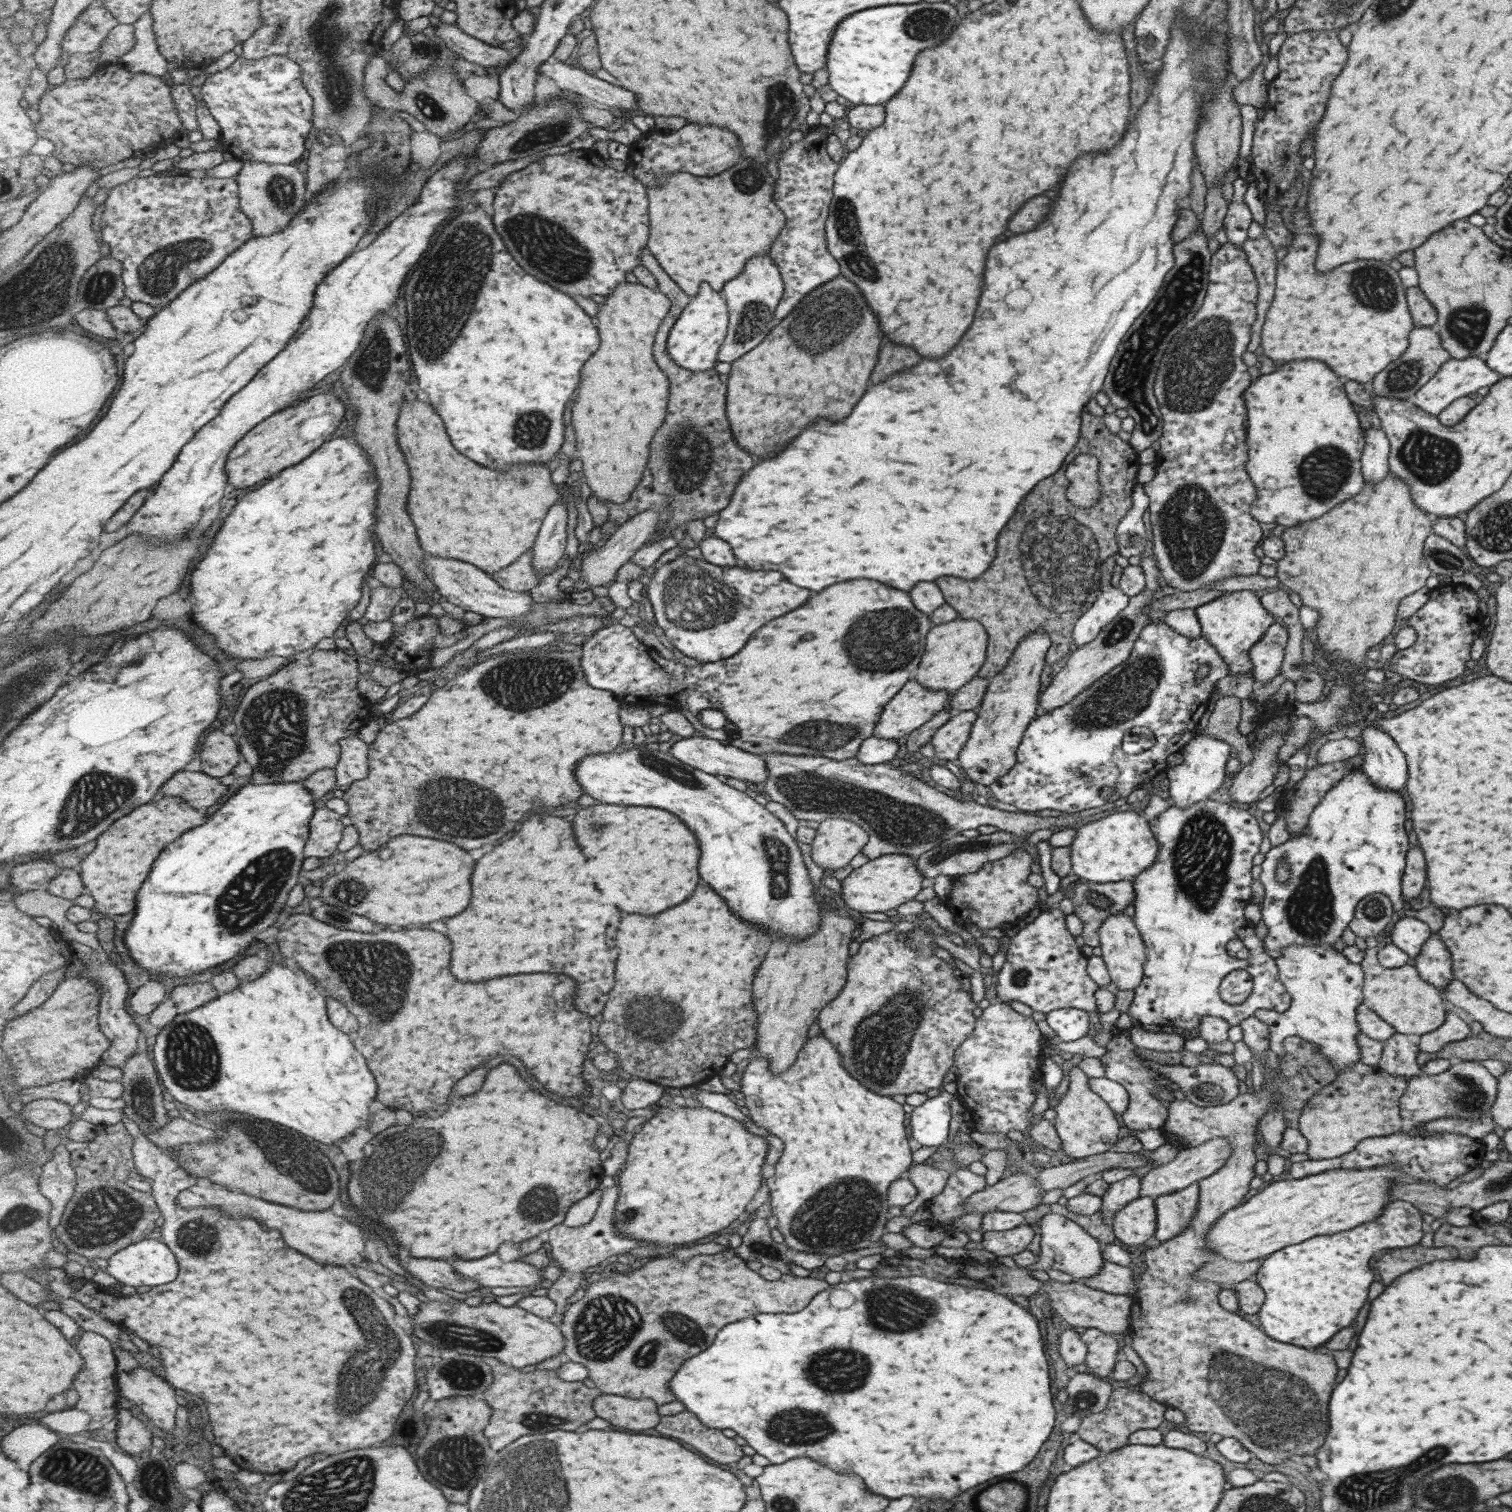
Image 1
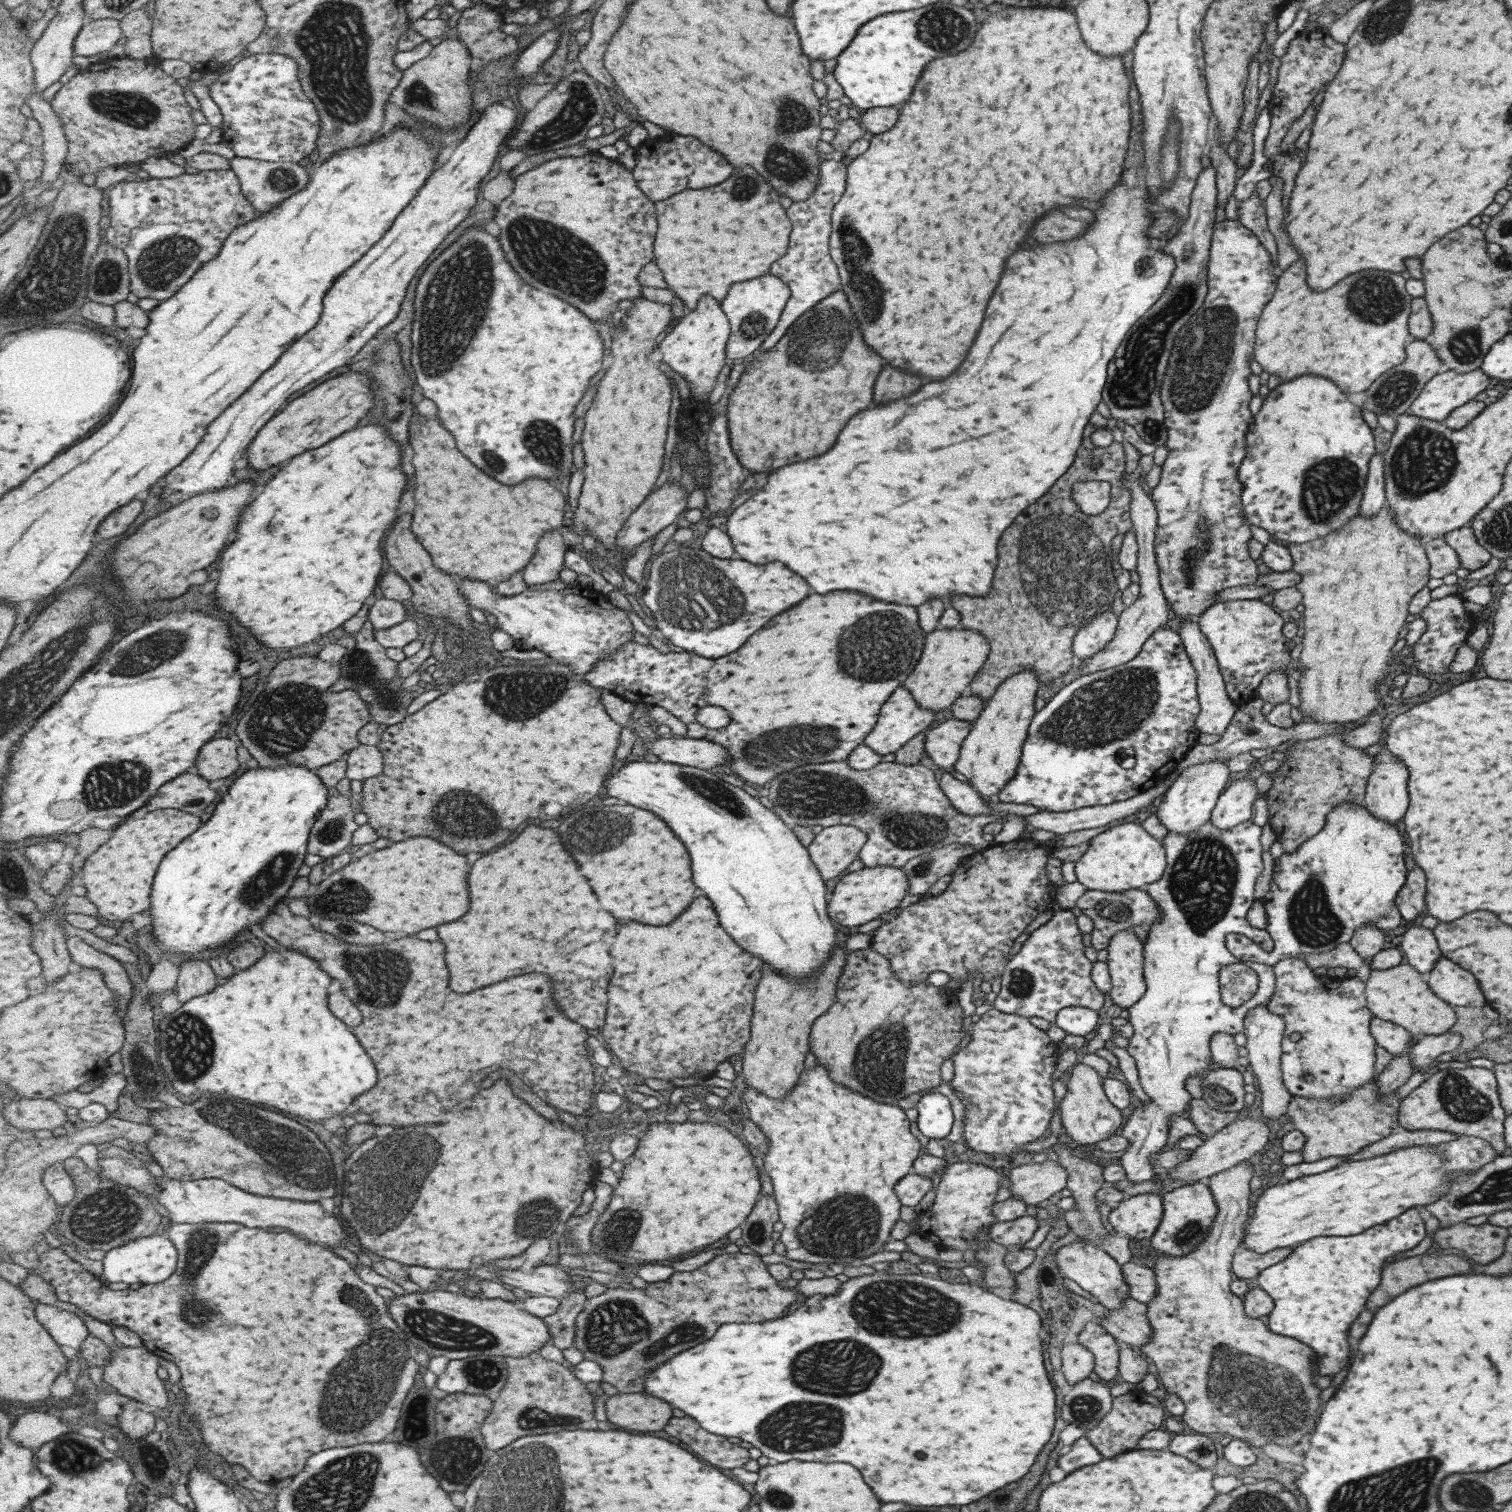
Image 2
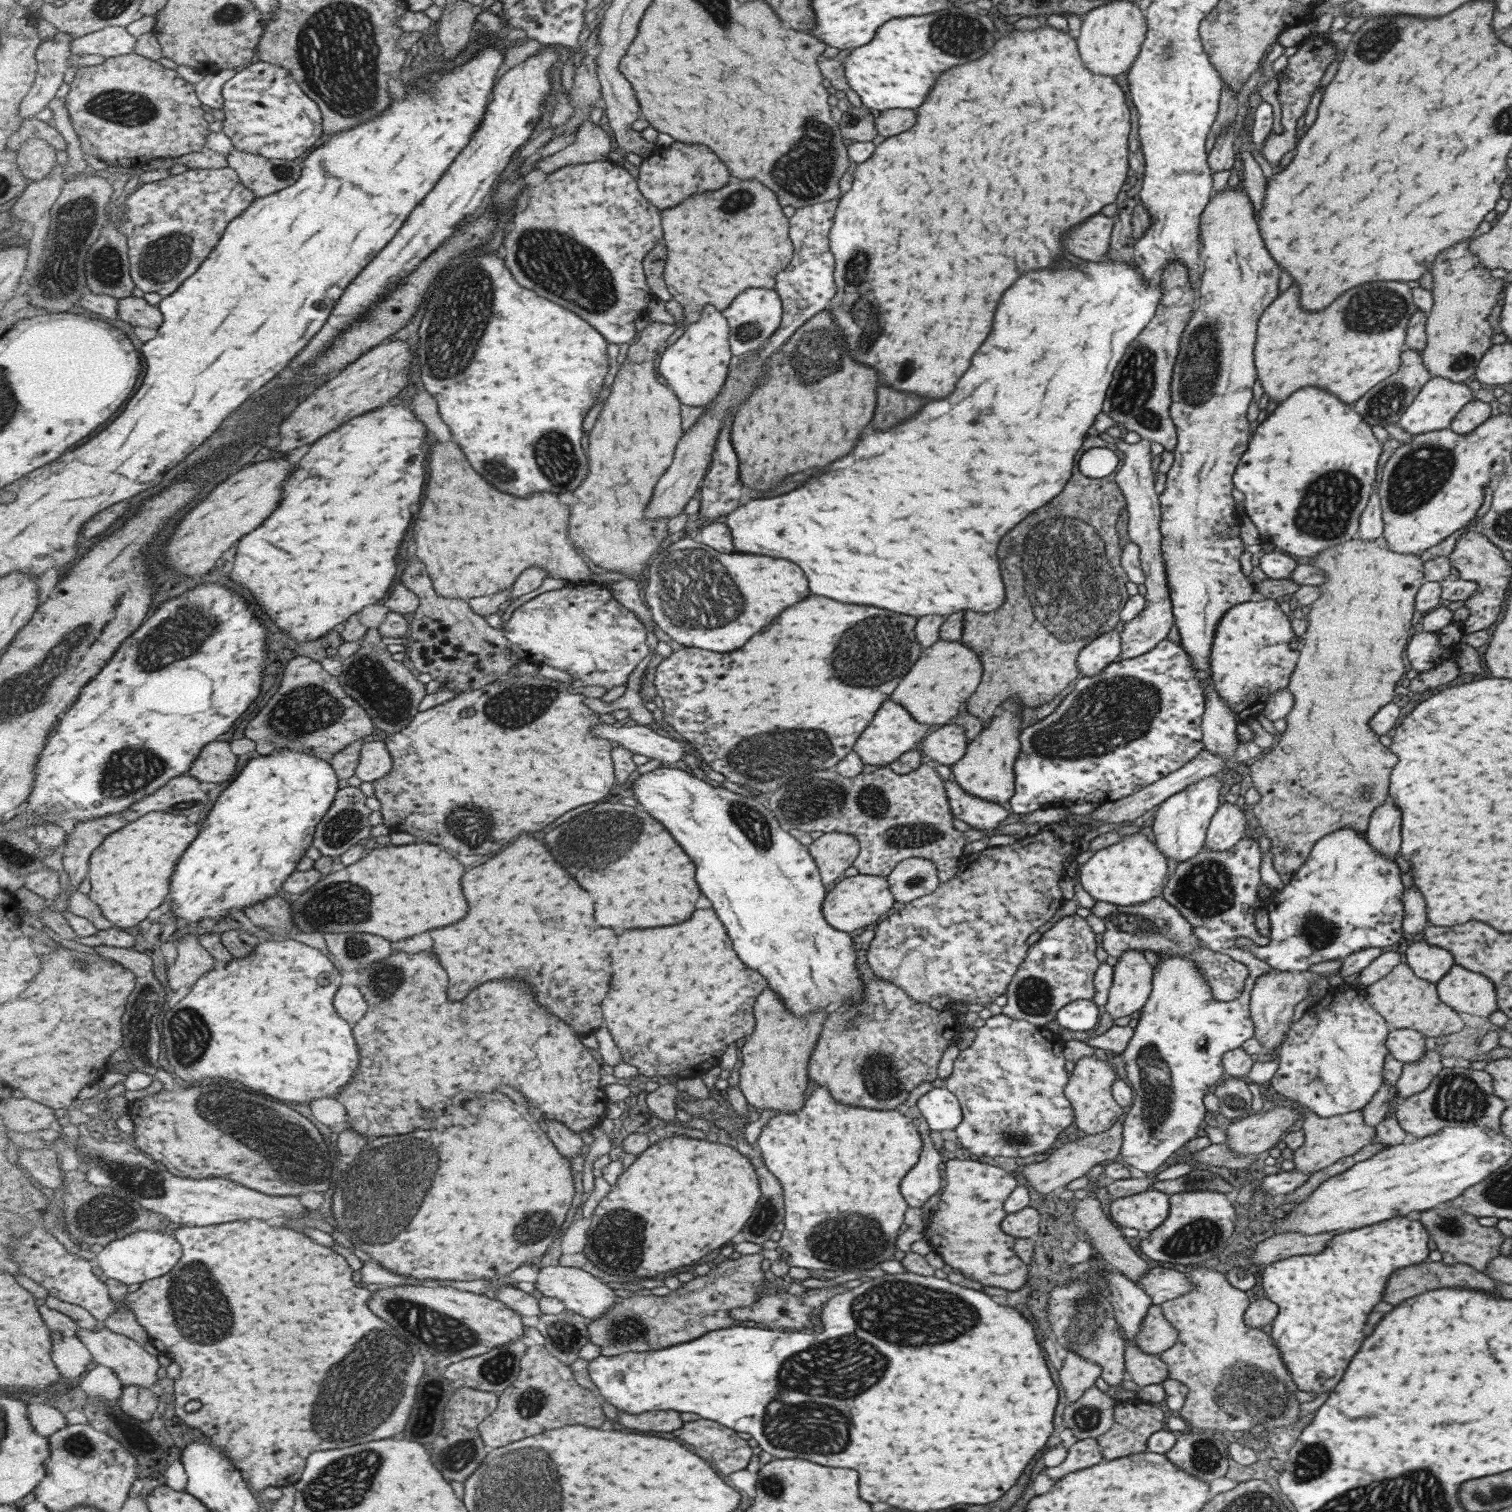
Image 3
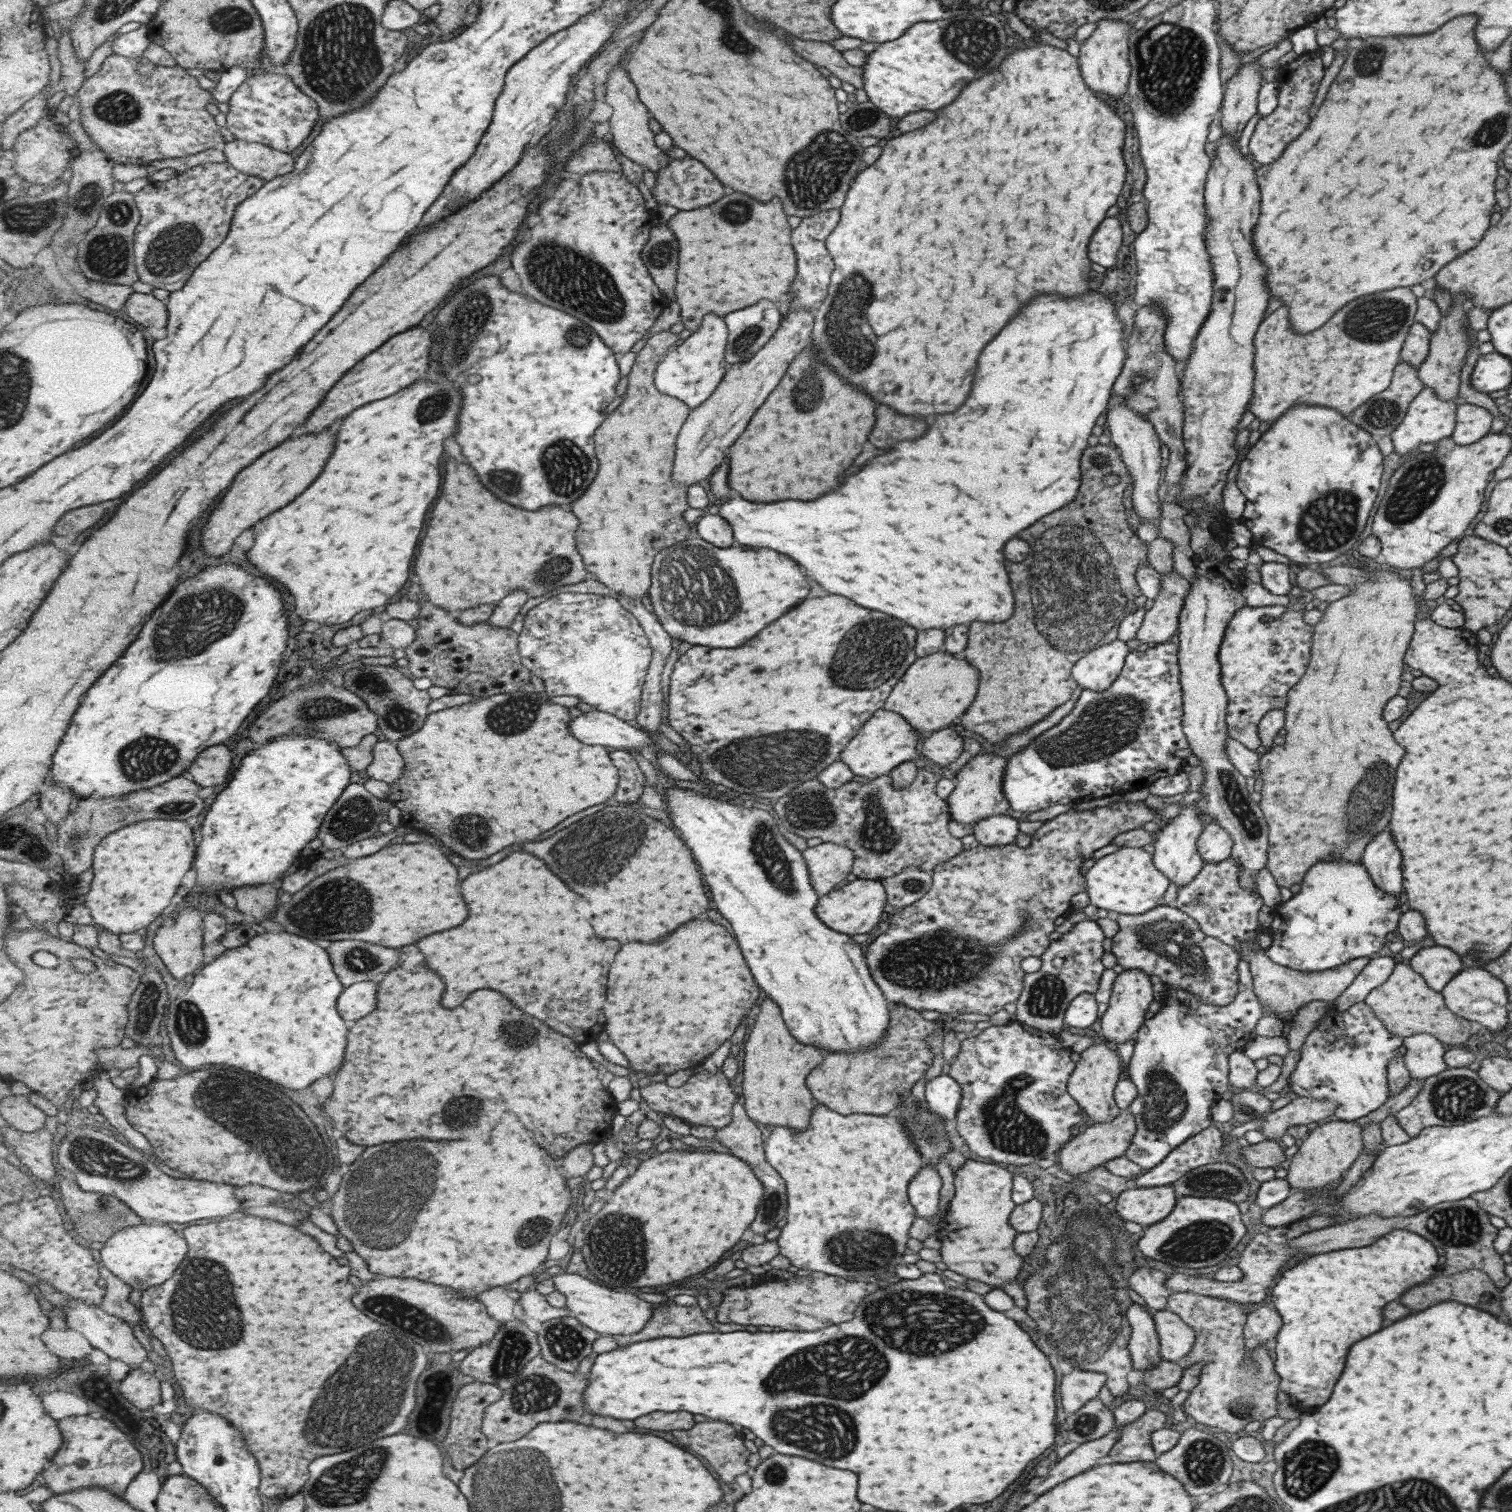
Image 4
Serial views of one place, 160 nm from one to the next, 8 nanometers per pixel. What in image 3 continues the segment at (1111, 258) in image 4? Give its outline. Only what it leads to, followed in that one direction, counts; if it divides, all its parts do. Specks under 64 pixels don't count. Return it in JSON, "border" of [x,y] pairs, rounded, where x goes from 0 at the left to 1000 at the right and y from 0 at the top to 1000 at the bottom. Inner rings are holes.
{"border":[[[729,142],[722,143],[716,148],[712,148],[703,156],[703,164],[716,172],[726,173],[728,169],[733,168],[733,153],[735,153],[735,146]]]}

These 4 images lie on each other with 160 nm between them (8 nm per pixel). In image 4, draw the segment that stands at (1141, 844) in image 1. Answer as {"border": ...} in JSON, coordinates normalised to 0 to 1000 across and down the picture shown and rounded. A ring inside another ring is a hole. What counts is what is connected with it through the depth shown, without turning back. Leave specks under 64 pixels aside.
{"border":[[[741,560],[724,569],[717,579],[717,587],[721,598],[736,604],[753,605],[765,599],[767,594],[773,586],[772,581],[763,571],[762,565],[757,562]]]}

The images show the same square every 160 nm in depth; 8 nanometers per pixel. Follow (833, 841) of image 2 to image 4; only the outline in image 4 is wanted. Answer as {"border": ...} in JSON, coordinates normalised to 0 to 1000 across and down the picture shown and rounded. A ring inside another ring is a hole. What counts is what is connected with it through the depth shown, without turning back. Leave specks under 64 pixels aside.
{"border":[[[544,557],[532,560],[530,564],[535,575],[536,586],[541,593],[547,591],[560,583],[559,579],[563,575],[565,565],[562,561]]]}

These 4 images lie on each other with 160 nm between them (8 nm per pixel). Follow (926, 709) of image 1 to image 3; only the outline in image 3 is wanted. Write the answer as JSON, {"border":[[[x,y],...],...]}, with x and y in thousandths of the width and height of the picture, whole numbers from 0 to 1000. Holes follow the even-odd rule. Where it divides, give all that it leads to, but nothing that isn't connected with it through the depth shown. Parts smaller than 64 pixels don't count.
{"border":[[[585,462],[583,468],[579,470],[576,478],[570,483],[567,489],[563,493],[563,497],[570,503],[571,505],[579,505],[579,507],[587,506],[589,503],[595,501],[598,497],[605,495],[605,492],[608,491],[614,483],[614,479],[610,479],[604,476],[601,471],[591,463]]]}

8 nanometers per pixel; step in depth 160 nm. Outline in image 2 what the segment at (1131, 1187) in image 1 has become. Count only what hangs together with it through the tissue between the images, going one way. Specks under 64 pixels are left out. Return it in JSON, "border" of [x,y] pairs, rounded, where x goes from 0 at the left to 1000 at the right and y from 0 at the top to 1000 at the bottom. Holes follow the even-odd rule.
{"border":[[[827,542],[817,545],[816,547],[808,549],[800,543],[792,547],[786,552],[780,552],[772,549],[769,554],[771,572],[769,579],[761,585],[758,585],[756,589],[766,599],[766,608],[763,610],[757,620],[756,627],[756,649],[757,657],[745,667],[746,675],[749,679],[749,686],[746,687],[747,691],[744,693],[745,697],[749,699],[753,709],[753,718],[761,728],[755,729],[754,733],[751,733],[740,749],[746,754],[745,759],[741,764],[741,769],[743,772],[745,782],[752,783],[766,778],[759,767],[761,763],[765,763],[767,759],[772,755],[772,739],[776,737],[784,739],[786,729],[788,728],[784,721],[784,716],[789,712],[794,712],[803,706],[800,697],[800,687],[804,683],[815,684],[822,682],[822,675],[828,666],[838,665],[840,662],[843,647],[841,639],[833,637],[823,637],[831,644],[832,652],[826,663],[817,667],[808,664],[806,657],[806,644],[812,638],[819,636],[810,627],[810,620],[812,618],[822,618],[835,629],[841,628],[841,622],[837,614],[827,614],[824,609],[825,601],[828,599],[829,586],[830,581],[834,578],[834,558],[833,558],[833,548]]]}

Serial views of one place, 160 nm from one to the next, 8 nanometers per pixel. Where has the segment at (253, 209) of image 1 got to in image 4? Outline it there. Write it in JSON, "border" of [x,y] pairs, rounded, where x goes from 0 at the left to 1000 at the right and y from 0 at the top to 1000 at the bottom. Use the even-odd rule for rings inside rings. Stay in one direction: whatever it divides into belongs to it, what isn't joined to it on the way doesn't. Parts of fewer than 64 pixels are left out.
{"border":[[[155,91],[147,97],[151,108],[175,120],[194,114],[196,109],[196,104],[177,95]]]}

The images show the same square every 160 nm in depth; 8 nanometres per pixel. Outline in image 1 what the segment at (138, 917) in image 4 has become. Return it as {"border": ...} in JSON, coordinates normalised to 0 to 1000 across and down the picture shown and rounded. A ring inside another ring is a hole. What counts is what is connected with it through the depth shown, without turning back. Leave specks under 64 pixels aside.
{"border":[[[108,528],[105,530],[96,532],[75,545],[64,556],[63,563],[54,569],[52,575],[58,591],[63,595],[63,599],[69,606],[89,604],[91,599],[91,590],[100,577],[101,570],[105,567],[106,562],[117,556],[122,550],[134,546],[138,543],[136,538],[132,537],[122,529]]]}

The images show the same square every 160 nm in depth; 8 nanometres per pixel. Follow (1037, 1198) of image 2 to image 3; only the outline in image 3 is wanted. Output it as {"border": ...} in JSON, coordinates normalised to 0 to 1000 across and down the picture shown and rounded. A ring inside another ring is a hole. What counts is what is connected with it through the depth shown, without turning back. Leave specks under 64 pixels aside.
{"border":[[[739,741],[731,749],[718,751],[711,755],[704,756],[704,757],[695,761],[692,767],[679,770],[675,774],[675,776],[686,790],[691,790],[695,788],[700,788],[703,784],[707,783],[708,780],[716,778],[719,774],[723,772],[724,770],[735,769],[741,761],[742,756],[741,747],[741,743]]]}

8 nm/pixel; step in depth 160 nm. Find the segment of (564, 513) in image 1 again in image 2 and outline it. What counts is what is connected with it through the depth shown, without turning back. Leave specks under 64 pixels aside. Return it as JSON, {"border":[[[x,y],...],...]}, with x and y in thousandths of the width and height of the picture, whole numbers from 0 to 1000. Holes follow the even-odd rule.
{"border":[[[371,349],[367,352],[362,352],[356,360],[354,367],[347,376],[347,383],[349,386],[353,388],[368,384],[370,378],[373,376],[375,364]]]}

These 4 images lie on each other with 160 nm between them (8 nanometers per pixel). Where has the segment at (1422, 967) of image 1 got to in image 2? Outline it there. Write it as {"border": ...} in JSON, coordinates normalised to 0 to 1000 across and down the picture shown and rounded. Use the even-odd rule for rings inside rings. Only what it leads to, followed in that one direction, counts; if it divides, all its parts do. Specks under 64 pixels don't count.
{"border":[[[954,632],[942,646],[949,659],[960,665],[979,666],[983,665],[976,646],[970,641],[960,637]]]}

